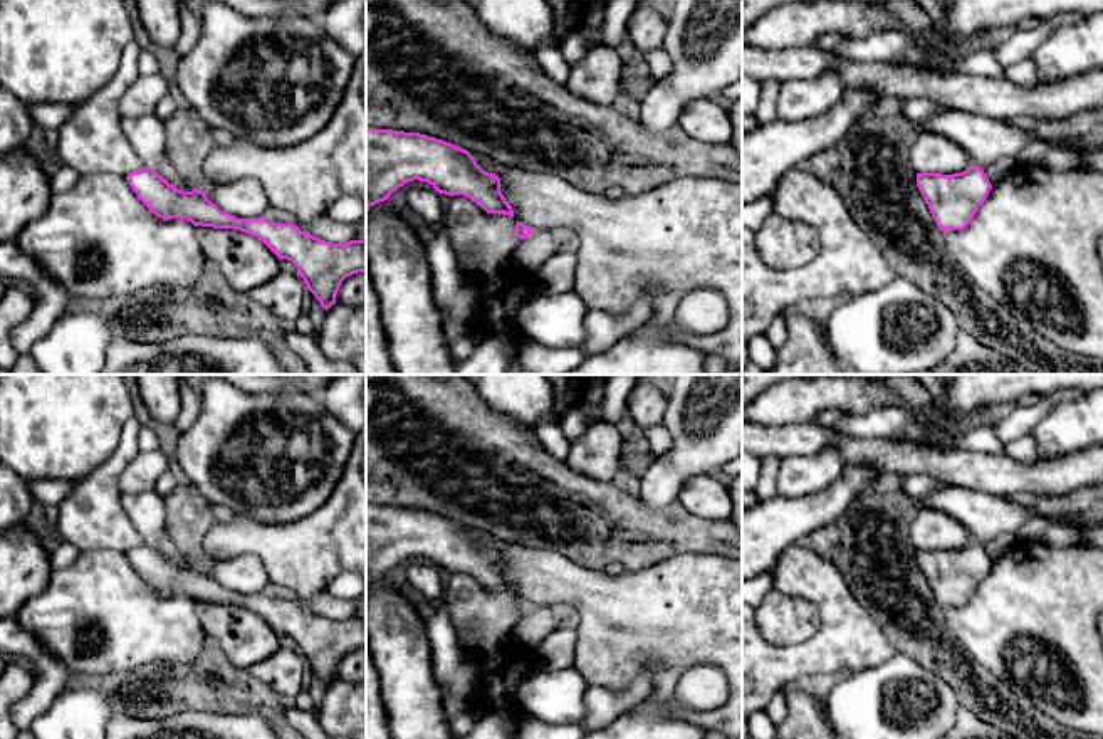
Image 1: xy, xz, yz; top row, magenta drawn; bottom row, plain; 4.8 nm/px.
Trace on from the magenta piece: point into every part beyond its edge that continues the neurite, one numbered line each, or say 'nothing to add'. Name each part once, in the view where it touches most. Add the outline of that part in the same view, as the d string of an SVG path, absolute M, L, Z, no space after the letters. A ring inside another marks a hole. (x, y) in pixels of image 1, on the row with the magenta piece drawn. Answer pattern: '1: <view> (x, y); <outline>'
nothing to add

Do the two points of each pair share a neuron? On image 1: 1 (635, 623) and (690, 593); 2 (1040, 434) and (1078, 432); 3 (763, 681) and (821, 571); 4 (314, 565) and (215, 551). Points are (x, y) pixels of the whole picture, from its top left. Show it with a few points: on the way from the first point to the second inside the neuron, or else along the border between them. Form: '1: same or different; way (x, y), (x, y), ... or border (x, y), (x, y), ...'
1: same; way (648, 617), (669, 615), (677, 607)
2: same; way (1046, 444), (1065, 445), (1068, 442)
3: same; way (794, 662), (828, 632), (828, 603)
4: same; way (289, 553), (271, 543), (240, 543)

